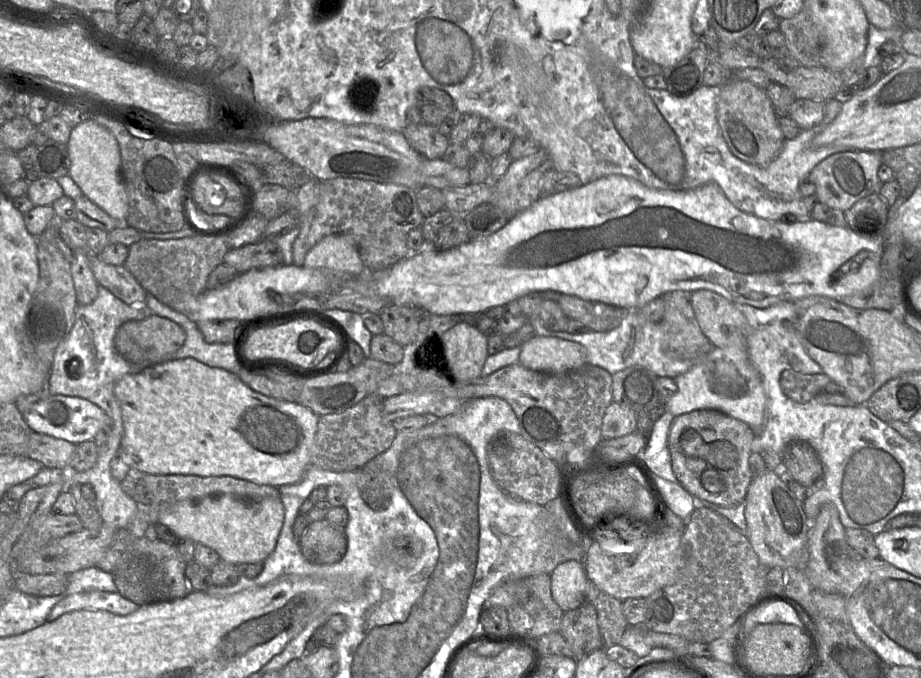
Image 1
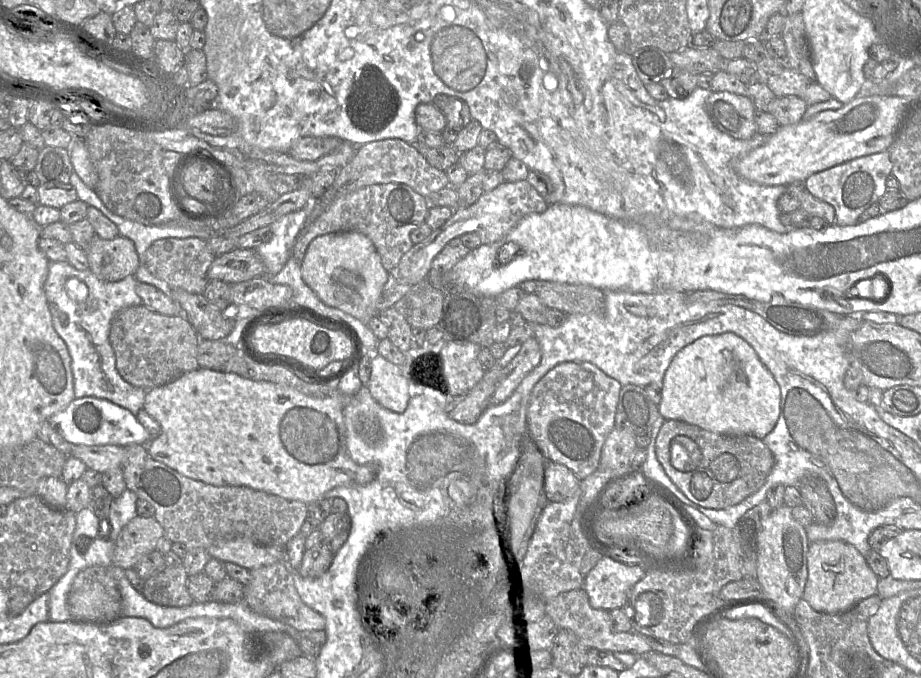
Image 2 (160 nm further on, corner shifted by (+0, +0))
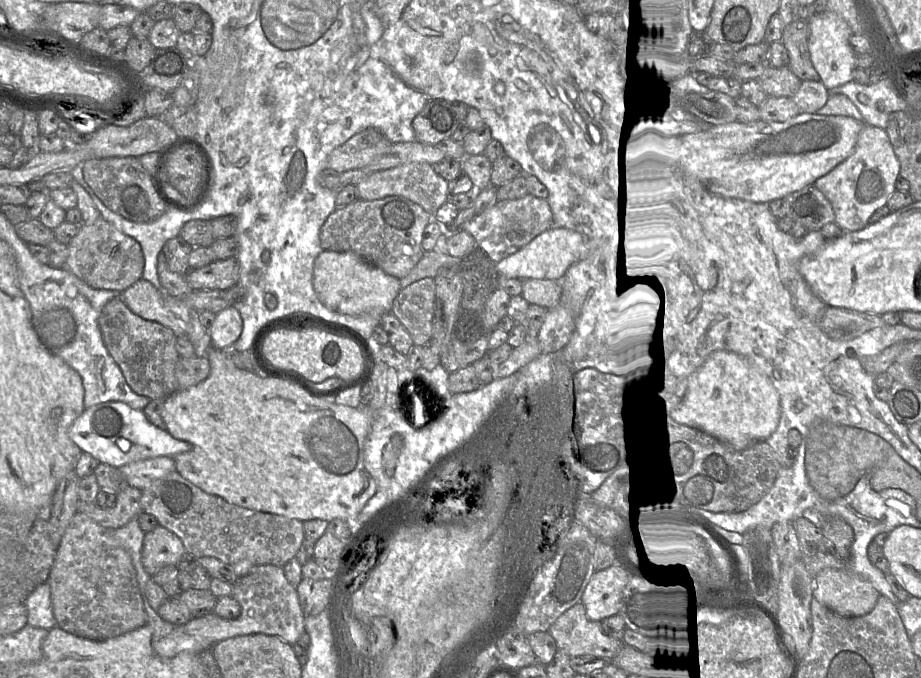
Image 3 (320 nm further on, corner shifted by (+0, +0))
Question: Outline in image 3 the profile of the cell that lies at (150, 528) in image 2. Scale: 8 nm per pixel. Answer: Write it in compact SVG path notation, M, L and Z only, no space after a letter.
M159 524L144 535L142 564L151 576L164 566L177 565L185 554L181 539Z

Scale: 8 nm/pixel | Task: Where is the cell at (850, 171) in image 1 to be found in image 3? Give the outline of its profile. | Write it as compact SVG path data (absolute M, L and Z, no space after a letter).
M864 124L853 153L813 184L831 203L834 223L844 232L854 232L866 227L871 215L886 205L899 173L900 163L885 129Z

